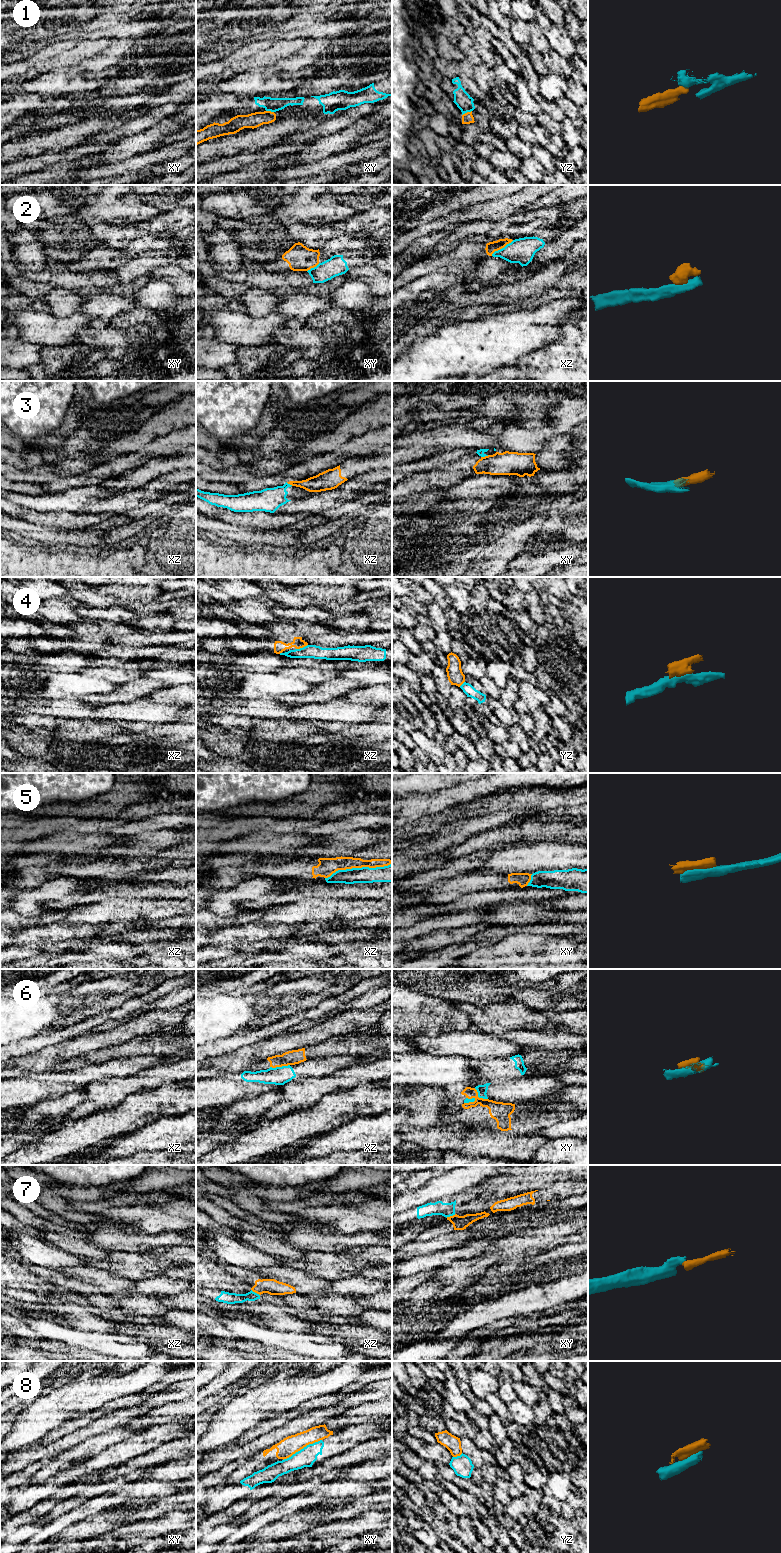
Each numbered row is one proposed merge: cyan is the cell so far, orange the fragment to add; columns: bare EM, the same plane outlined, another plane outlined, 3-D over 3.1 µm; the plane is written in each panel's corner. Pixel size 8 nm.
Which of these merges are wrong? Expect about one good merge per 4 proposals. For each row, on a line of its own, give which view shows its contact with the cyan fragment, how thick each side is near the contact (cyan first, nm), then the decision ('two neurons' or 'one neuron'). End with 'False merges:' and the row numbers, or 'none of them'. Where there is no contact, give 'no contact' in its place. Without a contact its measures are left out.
1: contact in yz; calibres 140 and 90 nm; two neurons
2: contact in xz; calibres 200 and 90 nm; two neurons
3: contact in xy; calibres 50 and 190 nm; two neurons
4: contact in xz; calibres 110 and 90 nm; two neurons
5: contact in xz; calibres 130 and 140 nm; two neurons
6: contact in xz; calibres 140 and 120 nm; two neurons
7: contact in xz; calibres 100 and 130 nm; two neurons
8: contact in xy; calibres 150 and 150 nm; two neurons
False merges: 1, 2, 3, 4, 5, 6, 7, 8

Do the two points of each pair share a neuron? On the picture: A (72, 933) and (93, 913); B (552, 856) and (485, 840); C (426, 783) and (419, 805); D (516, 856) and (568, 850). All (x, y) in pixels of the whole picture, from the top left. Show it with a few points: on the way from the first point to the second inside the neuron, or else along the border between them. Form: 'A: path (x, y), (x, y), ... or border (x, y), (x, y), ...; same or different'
A: border (60, 921), (66, 924), (107, 923); different
B: border (536, 842), (513, 845); different
C: border (428, 793), (412, 793), (402, 797); different
D: path (529, 856), (555, 856); same

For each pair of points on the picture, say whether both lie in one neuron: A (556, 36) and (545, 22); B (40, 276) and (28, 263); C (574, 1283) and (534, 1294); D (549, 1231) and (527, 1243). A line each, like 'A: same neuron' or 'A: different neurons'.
A: different neurons
B: different neurons
C: same neuron
D: same neuron

